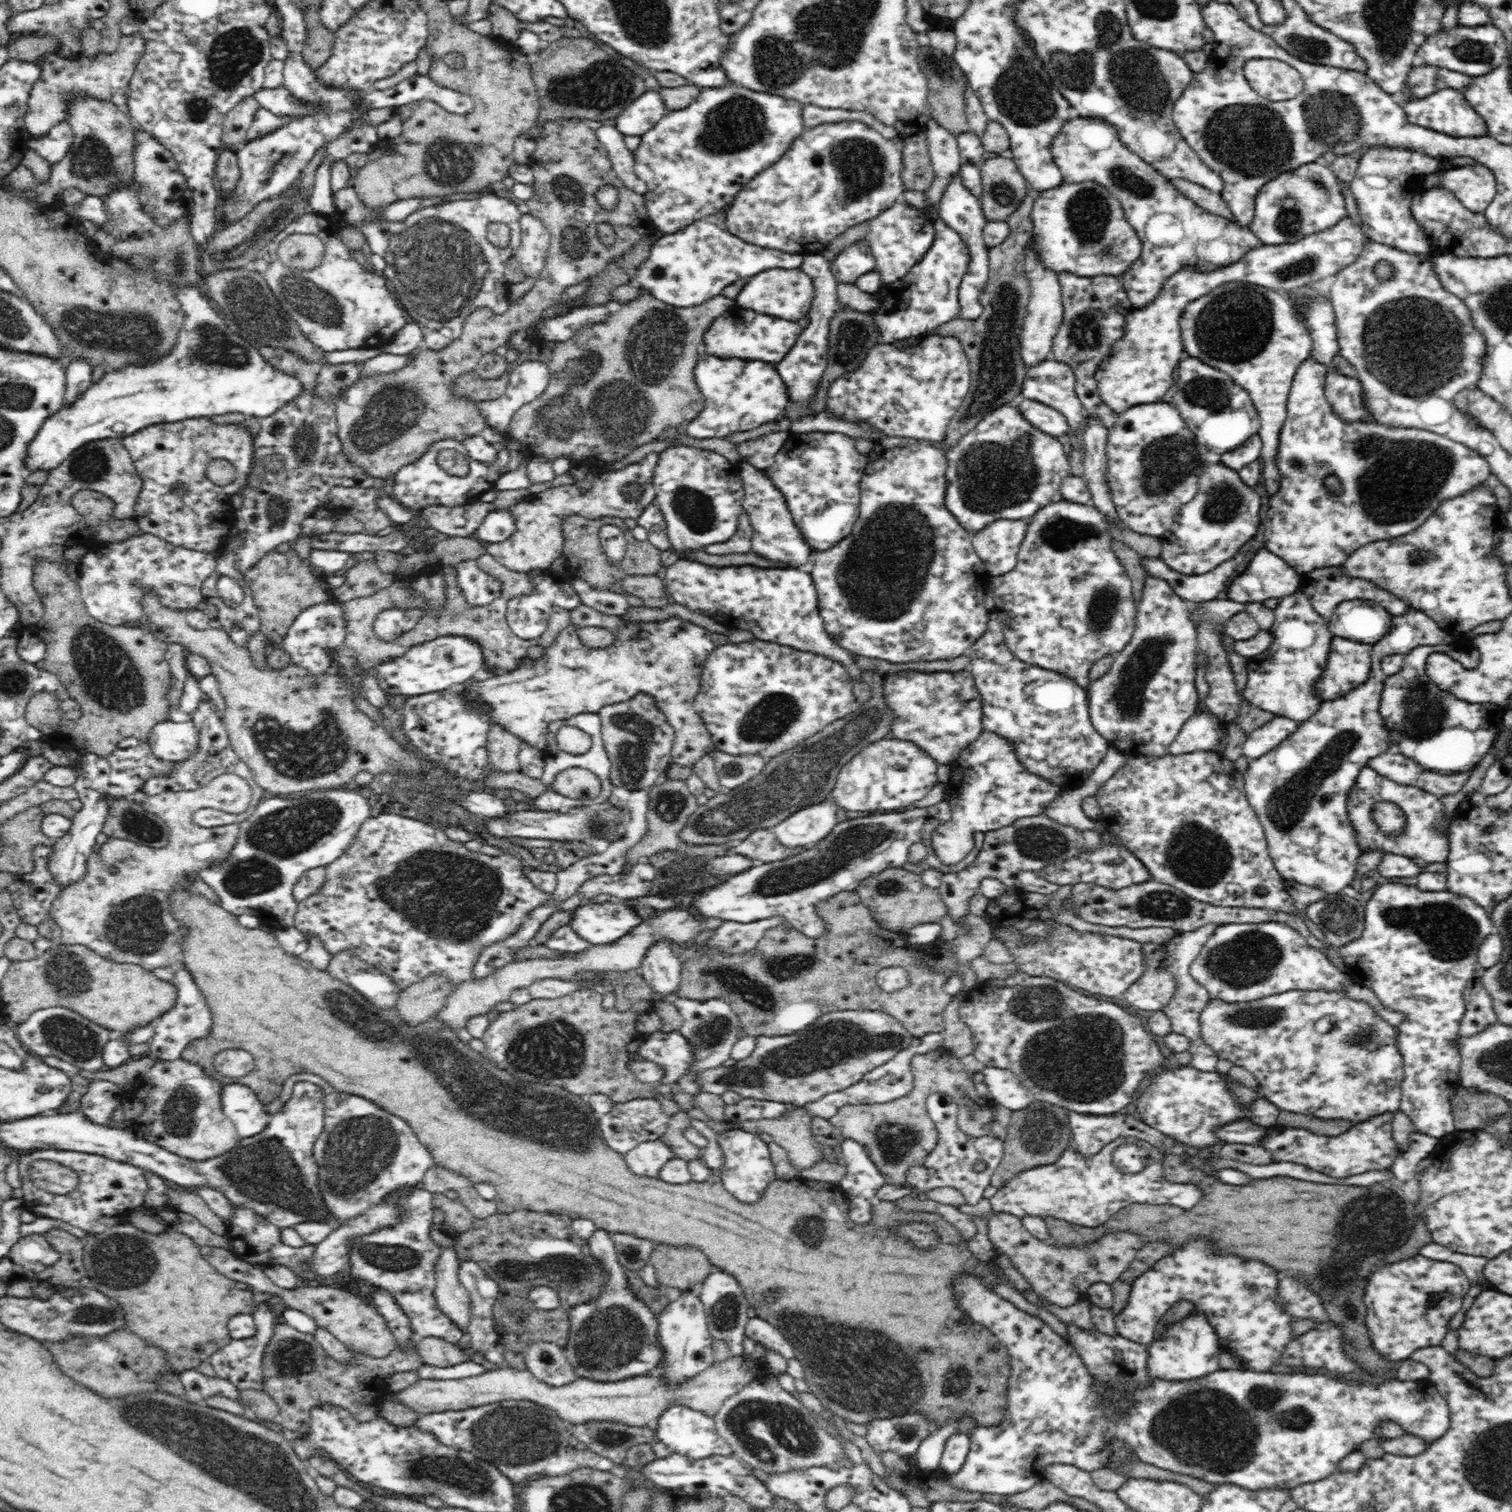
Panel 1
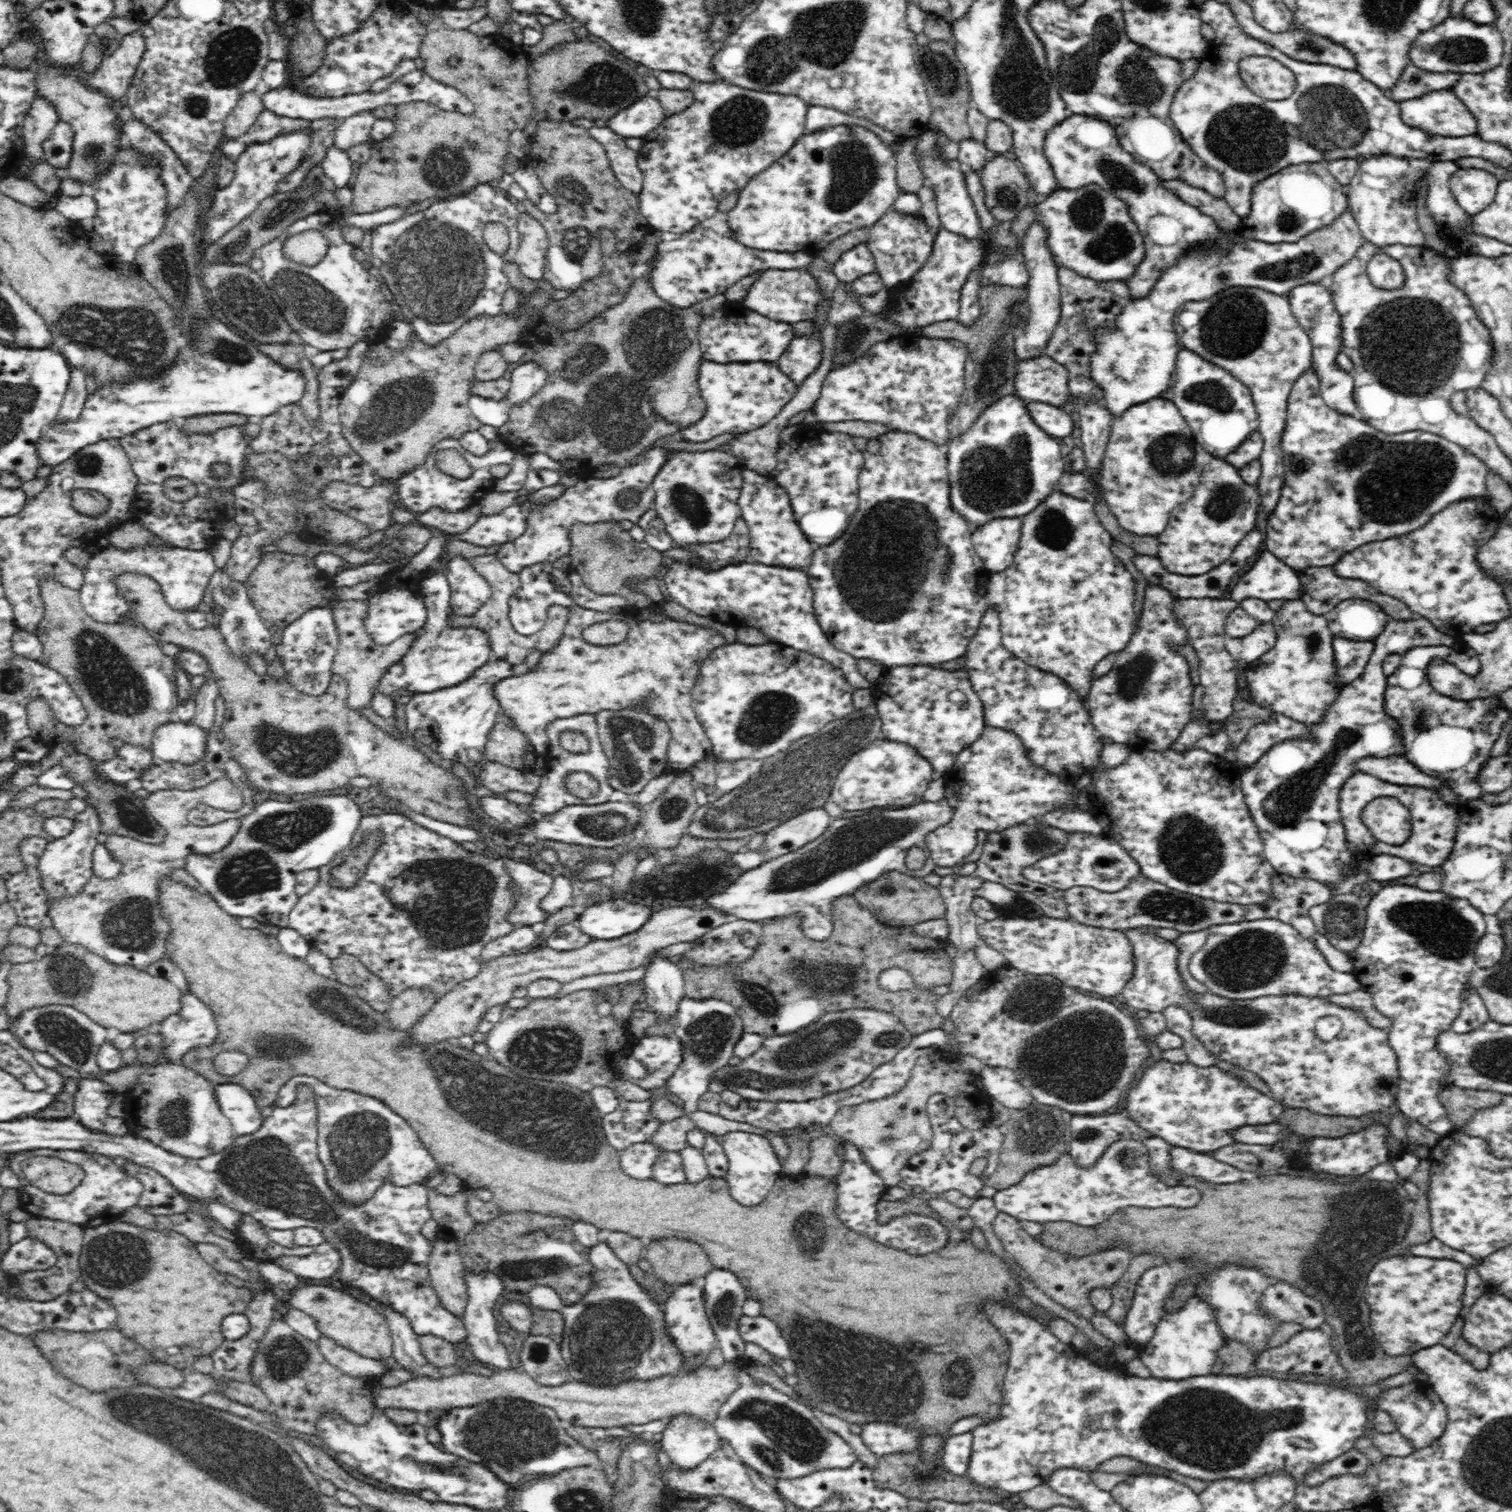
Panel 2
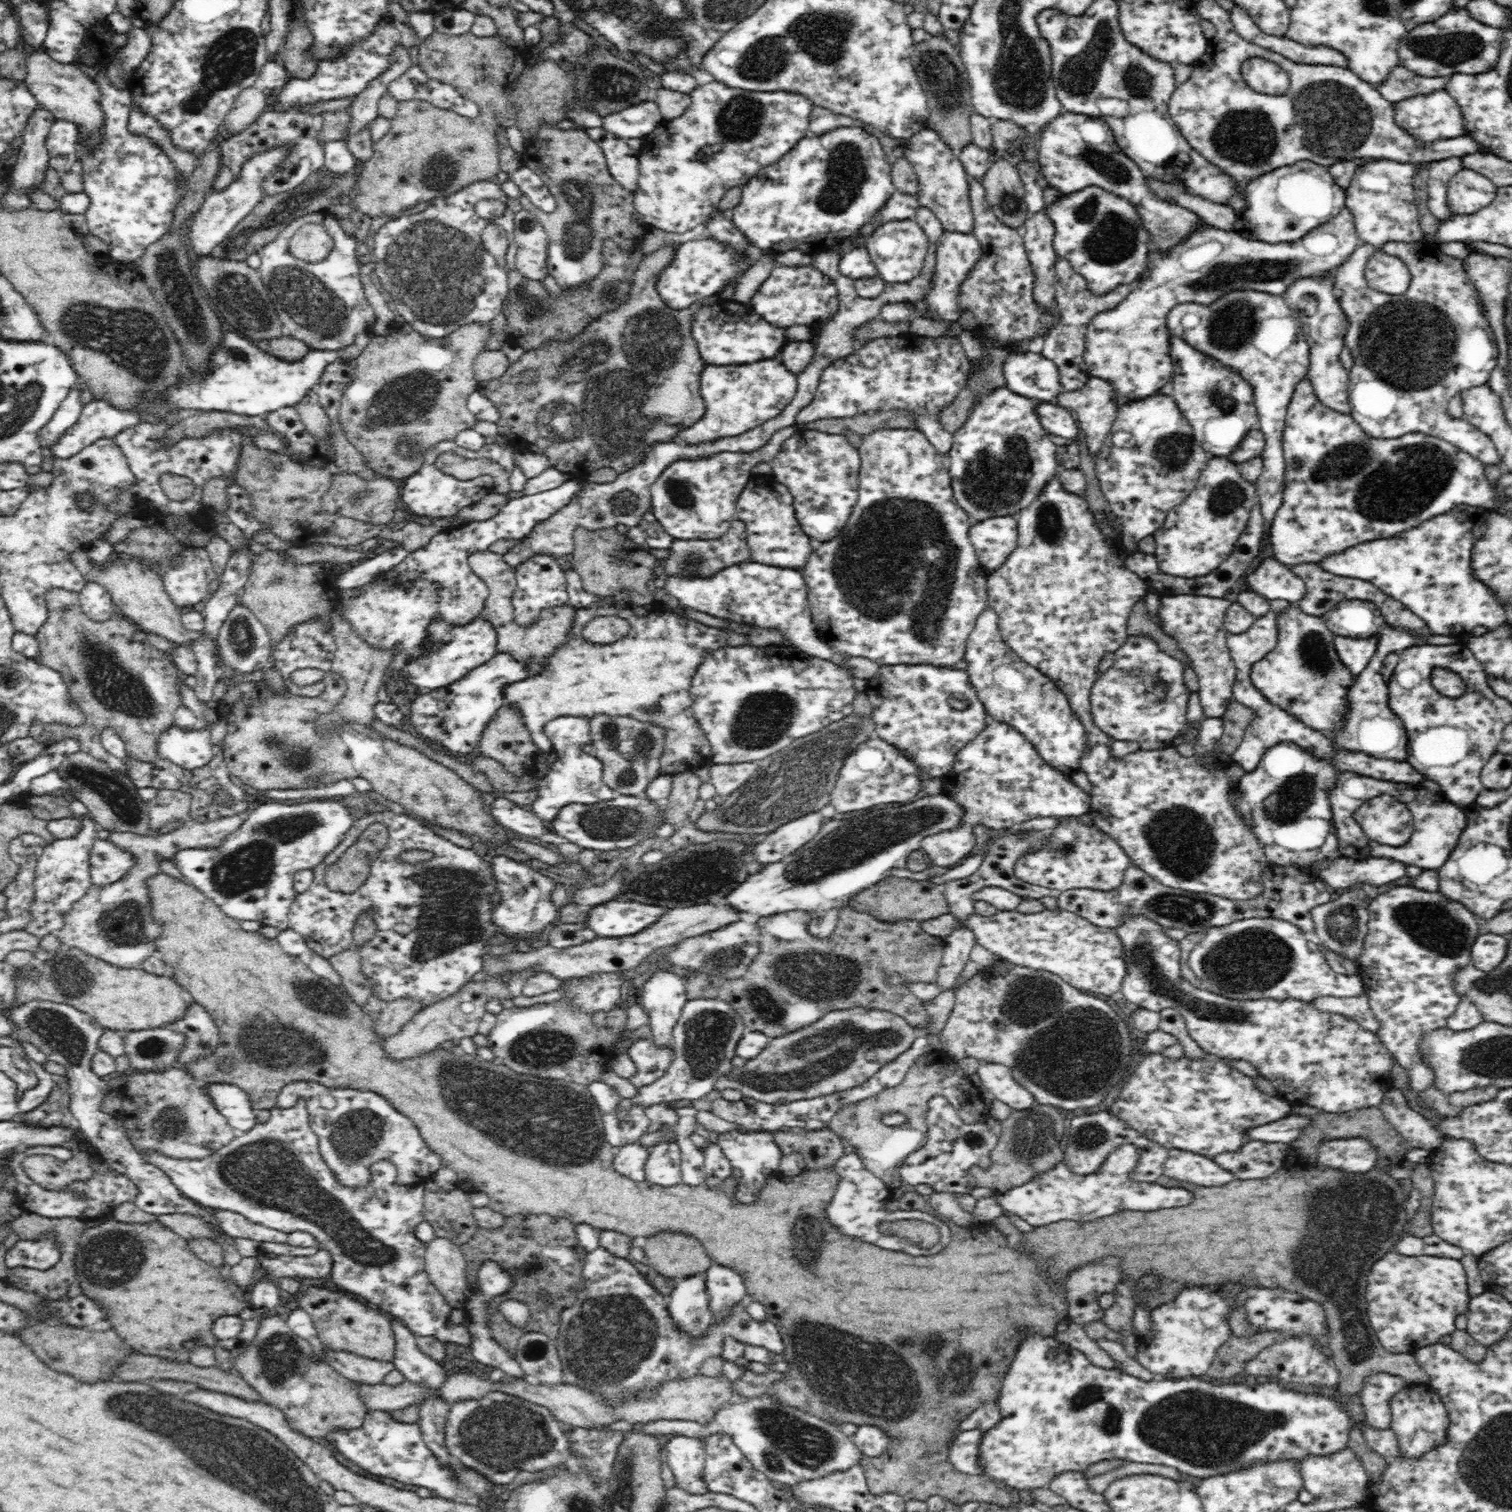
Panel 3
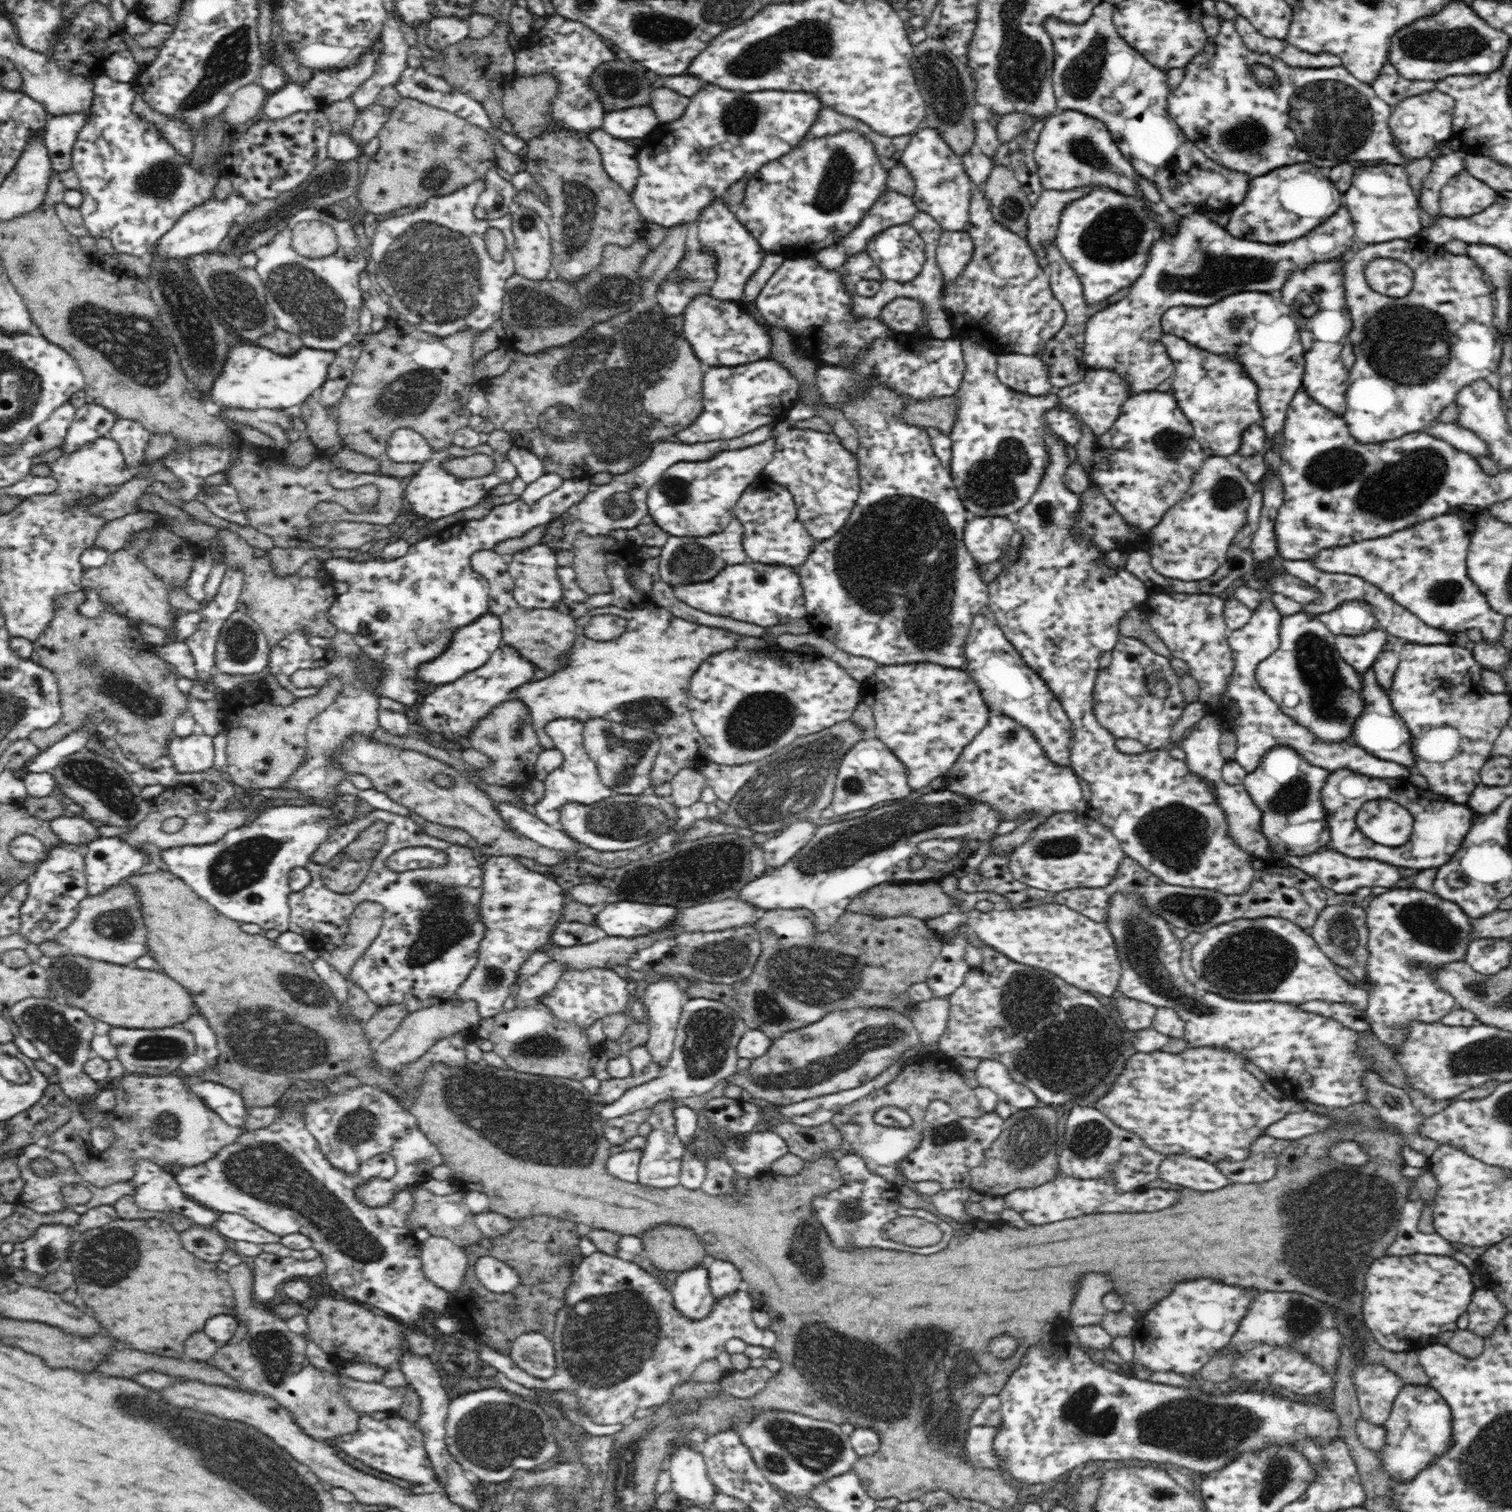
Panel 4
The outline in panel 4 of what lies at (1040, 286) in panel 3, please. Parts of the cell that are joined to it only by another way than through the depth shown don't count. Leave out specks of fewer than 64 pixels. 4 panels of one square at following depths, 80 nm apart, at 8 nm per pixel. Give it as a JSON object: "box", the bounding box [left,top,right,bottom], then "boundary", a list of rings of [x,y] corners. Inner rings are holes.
{"box":[1024,184,1102,270],"boundary":[[[1088,184],[1072,190],[1043,190],[1040,198],[1032,205],[1024,236],[1039,257],[1039,264],[1044,266],[1044,269],[1048,270],[1042,244],[1055,240],[1062,211],[1071,202],[1086,196],[1094,187],[1102,188],[1100,185]]]}

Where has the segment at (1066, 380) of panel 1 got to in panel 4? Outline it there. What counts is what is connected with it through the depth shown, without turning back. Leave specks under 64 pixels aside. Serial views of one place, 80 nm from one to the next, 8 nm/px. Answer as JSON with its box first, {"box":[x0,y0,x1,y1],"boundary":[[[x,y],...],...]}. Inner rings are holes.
{"box":[997,353,1056,396],"boundary":[[[1000,353],[997,358],[997,378],[1015,392],[1041,396],[1056,390],[1050,385],[1047,365],[1040,356]]]}

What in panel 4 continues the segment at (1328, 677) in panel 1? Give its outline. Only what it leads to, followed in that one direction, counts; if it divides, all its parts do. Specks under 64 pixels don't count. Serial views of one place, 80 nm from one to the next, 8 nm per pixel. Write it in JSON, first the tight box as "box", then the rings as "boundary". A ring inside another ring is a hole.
{"box":[1336,626,1388,673],"boundary":[[[1378,626],[1362,635],[1338,635],[1336,648],[1342,658],[1360,673],[1368,671],[1384,652],[1388,634]]]}

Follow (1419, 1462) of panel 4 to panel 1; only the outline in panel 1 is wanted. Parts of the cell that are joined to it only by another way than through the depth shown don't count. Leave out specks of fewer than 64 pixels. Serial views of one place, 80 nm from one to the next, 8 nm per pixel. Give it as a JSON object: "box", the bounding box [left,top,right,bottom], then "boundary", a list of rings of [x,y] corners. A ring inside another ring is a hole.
{"box":[949,1276,1450,1495],"boundary":[[[964,1276],[956,1282],[954,1286],[958,1302],[962,1306],[962,1310],[966,1310],[966,1314],[984,1326],[996,1336],[1002,1343],[1005,1344],[1007,1352],[1009,1353],[1009,1376],[1007,1380],[1007,1393],[1006,1412],[1004,1420],[1000,1424],[994,1426],[974,1426],[969,1430],[970,1437],[970,1452],[964,1462],[964,1466],[957,1473],[949,1475],[949,1482],[962,1490],[968,1492],[985,1492],[985,1494],[1008,1494],[1013,1495],[1018,1492],[1024,1492],[1038,1484],[1045,1476],[1046,1468],[1054,1466],[1054,1464],[1066,1464],[1074,1466],[1088,1472],[1098,1470],[1106,1466],[1110,1460],[1110,1456],[1114,1454],[1111,1450],[1111,1442],[1113,1440],[1122,1441],[1126,1445],[1126,1449],[1131,1450],[1131,1454],[1135,1459],[1144,1462],[1145,1464],[1152,1464],[1157,1468],[1176,1472],[1182,1475],[1192,1476],[1197,1479],[1205,1480],[1206,1482],[1218,1485],[1224,1483],[1235,1484],[1248,1490],[1260,1490],[1260,1488],[1276,1488],[1276,1486],[1285,1486],[1285,1488],[1293,1489],[1300,1484],[1316,1482],[1326,1478],[1329,1474],[1334,1473],[1334,1465],[1338,1465],[1347,1455],[1355,1452],[1360,1444],[1365,1440],[1377,1438],[1374,1428],[1382,1422],[1382,1420],[1391,1420],[1397,1425],[1402,1427],[1402,1432],[1405,1434],[1414,1435],[1427,1443],[1431,1443],[1448,1430],[1450,1424],[1450,1413],[1446,1399],[1442,1397],[1433,1383],[1426,1379],[1416,1381],[1399,1382],[1398,1380],[1388,1380],[1382,1386],[1368,1386],[1368,1384],[1352,1384],[1352,1382],[1340,1382],[1336,1377],[1328,1374],[1268,1374],[1268,1372],[1258,1372],[1251,1369],[1247,1370],[1230,1370],[1218,1369],[1202,1378],[1188,1380],[1188,1381],[1168,1381],[1151,1377],[1150,1381],[1144,1387],[1137,1387],[1136,1389],[1129,1389],[1123,1391],[1123,1396],[1114,1402],[1112,1394],[1116,1392],[1116,1386],[1108,1385],[1104,1381],[1098,1381],[1095,1376],[1089,1373],[1088,1367],[1082,1363],[1082,1359],[1076,1353],[1076,1349],[1071,1346],[1067,1341],[1064,1341],[1058,1334],[1052,1331],[1052,1328],[1045,1324],[1042,1320],[1020,1310],[1012,1302],[1006,1302],[1004,1298],[988,1292],[980,1280],[976,1280],[974,1276]]]}

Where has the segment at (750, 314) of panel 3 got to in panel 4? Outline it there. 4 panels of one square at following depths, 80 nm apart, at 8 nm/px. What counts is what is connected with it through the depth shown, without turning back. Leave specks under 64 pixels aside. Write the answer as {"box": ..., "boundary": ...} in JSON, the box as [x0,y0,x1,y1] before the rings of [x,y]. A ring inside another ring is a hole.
{"box":[682,293,770,368],"boundary":[[[710,293],[698,294],[686,305],[682,315],[682,337],[705,368],[737,367],[767,359],[770,335],[739,302],[714,298]]]}

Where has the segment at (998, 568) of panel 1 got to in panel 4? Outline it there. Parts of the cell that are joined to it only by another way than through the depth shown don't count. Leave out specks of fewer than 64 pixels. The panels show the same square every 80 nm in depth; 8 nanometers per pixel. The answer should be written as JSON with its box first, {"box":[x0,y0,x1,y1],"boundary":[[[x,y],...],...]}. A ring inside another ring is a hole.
{"box":[962,516,1015,564],"boundary":[[[974,516],[966,522],[962,543],[979,564],[994,562],[1015,537],[1010,520],[1000,516]]]}

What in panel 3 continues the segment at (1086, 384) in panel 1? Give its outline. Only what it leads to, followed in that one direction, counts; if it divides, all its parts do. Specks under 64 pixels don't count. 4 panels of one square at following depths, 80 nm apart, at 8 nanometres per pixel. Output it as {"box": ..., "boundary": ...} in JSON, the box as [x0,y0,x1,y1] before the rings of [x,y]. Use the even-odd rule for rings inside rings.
{"box":[1041,254,1134,391],"boundary":[[[1056,254],[1054,262],[1054,295],[1055,305],[1059,311],[1059,321],[1052,331],[1046,334],[1041,355],[1057,365],[1063,390],[1072,391],[1082,388],[1091,376],[1084,362],[1084,350],[1086,348],[1086,330],[1090,320],[1098,315],[1098,312],[1110,310],[1118,306],[1134,290],[1134,283],[1118,285],[1112,292],[1105,295],[1094,295],[1088,289],[1086,279],[1079,275],[1070,263]]]}

